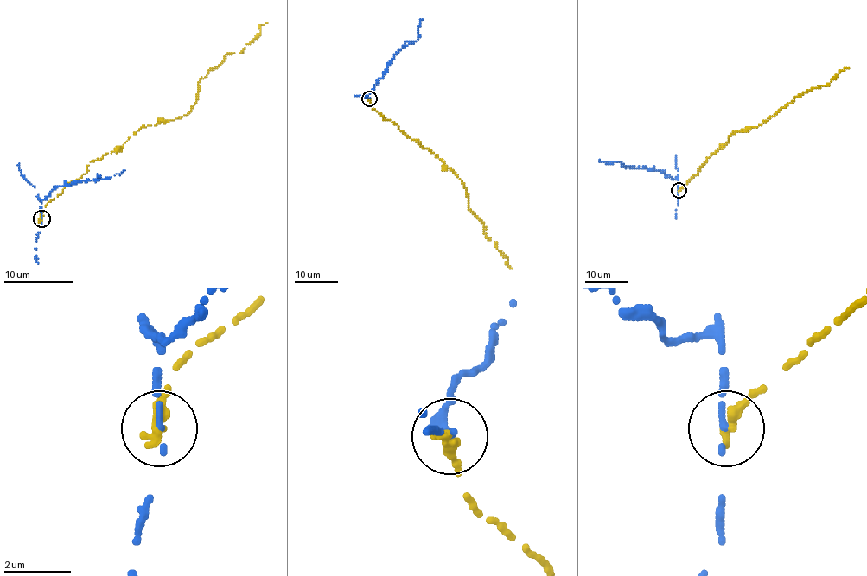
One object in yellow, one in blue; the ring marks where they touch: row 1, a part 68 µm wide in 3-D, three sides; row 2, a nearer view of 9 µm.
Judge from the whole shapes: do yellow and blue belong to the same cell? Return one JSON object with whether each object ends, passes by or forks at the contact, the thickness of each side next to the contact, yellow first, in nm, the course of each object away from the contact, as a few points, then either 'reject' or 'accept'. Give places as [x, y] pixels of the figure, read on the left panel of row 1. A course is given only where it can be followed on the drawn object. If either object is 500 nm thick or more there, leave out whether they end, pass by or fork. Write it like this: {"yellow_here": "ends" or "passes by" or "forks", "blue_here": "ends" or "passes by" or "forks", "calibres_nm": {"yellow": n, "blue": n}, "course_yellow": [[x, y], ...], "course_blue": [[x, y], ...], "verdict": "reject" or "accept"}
{"yellow_here": "ends", "blue_here": "ends", "calibres_nm": {"yellow": 360, "blue": 180}, "course_yellow": [[41, 218], [45, 205], [90, 161], [138, 129], [189, 113], [208, 70], [243, 51], [267, 23]], "course_blue": [[41, 218], [40, 199], [45, 199], [59, 186], [107, 179], [124, 170]], "verdict": "reject"}

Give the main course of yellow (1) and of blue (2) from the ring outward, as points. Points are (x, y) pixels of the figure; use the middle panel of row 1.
1: (369, 98), (385, 120), (462, 180), (468, 207), (511, 268)
2: (369, 98), (394, 55), (417, 41), (422, 19)

